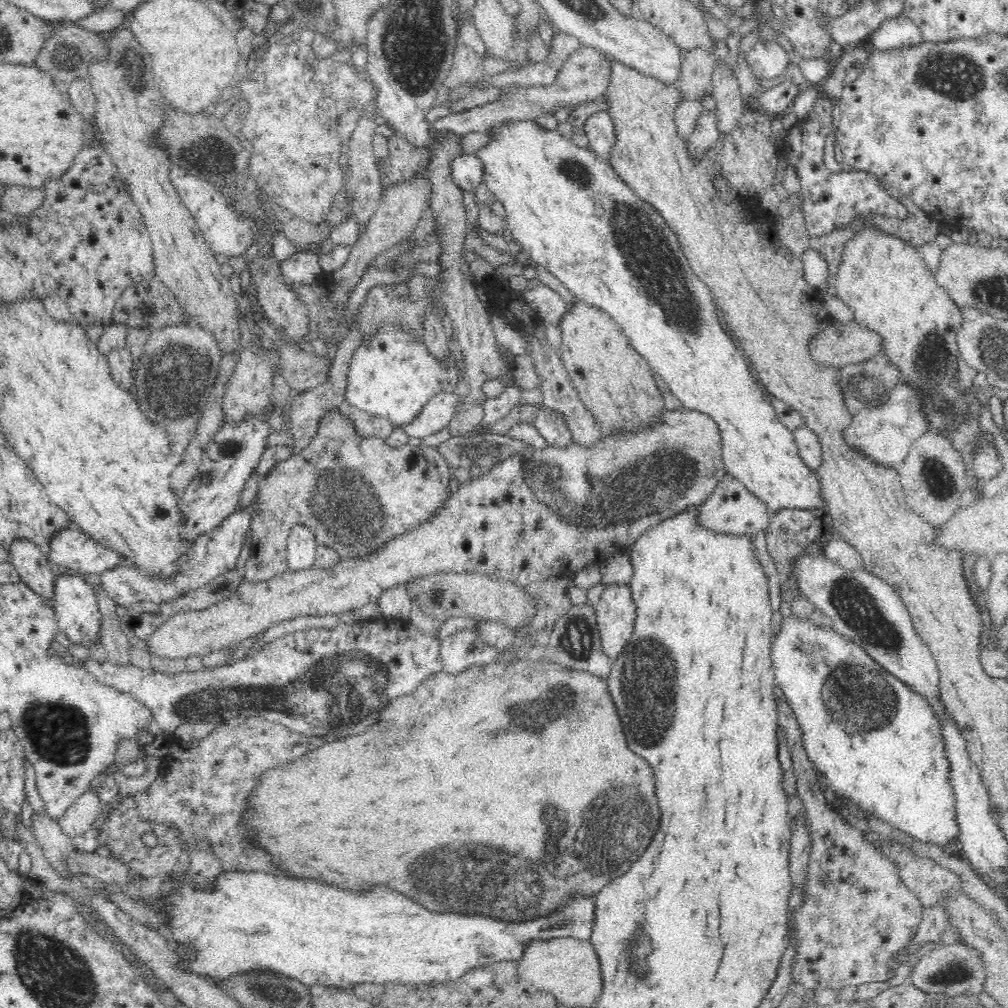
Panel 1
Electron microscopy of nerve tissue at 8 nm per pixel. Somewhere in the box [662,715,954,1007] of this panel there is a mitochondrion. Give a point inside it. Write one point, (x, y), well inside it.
(826, 872)

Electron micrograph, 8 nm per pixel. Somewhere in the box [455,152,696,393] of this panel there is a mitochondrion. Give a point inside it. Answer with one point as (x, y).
(575, 171)

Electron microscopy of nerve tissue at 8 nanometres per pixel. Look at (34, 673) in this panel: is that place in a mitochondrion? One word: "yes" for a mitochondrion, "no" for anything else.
no

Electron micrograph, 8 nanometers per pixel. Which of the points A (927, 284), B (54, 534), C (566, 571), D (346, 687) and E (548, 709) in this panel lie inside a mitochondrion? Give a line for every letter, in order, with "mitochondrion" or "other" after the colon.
A: other
B: other
C: other
D: mitochondrion
E: mitochondrion

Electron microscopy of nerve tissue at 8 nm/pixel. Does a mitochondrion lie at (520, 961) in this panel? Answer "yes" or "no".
no

